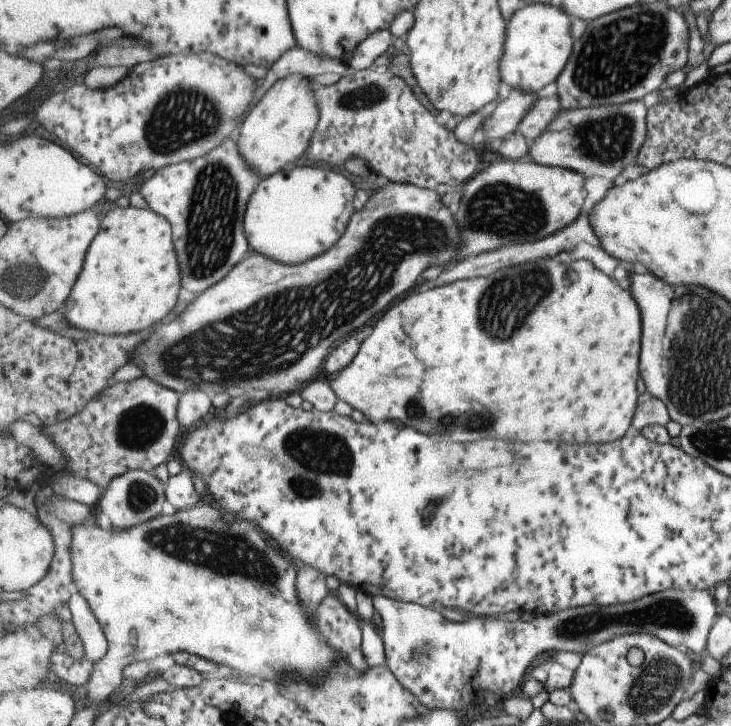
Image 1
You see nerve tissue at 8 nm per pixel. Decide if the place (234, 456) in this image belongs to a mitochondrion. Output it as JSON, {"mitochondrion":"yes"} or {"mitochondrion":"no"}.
{"mitochondrion":"no"}

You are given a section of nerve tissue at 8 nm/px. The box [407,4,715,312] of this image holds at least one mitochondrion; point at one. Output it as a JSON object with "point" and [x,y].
{"point":[615,58]}

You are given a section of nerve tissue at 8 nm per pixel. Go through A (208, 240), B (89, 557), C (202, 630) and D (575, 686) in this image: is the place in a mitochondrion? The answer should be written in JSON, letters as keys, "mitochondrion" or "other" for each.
{"A":"mitochondrion","B":"other","C":"other","D":"other"}

